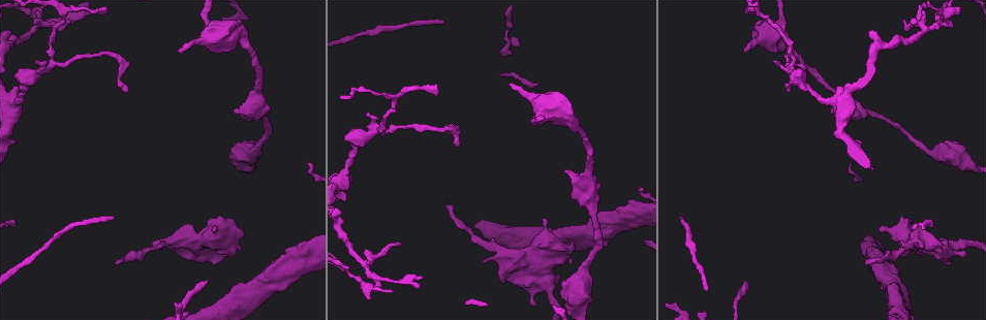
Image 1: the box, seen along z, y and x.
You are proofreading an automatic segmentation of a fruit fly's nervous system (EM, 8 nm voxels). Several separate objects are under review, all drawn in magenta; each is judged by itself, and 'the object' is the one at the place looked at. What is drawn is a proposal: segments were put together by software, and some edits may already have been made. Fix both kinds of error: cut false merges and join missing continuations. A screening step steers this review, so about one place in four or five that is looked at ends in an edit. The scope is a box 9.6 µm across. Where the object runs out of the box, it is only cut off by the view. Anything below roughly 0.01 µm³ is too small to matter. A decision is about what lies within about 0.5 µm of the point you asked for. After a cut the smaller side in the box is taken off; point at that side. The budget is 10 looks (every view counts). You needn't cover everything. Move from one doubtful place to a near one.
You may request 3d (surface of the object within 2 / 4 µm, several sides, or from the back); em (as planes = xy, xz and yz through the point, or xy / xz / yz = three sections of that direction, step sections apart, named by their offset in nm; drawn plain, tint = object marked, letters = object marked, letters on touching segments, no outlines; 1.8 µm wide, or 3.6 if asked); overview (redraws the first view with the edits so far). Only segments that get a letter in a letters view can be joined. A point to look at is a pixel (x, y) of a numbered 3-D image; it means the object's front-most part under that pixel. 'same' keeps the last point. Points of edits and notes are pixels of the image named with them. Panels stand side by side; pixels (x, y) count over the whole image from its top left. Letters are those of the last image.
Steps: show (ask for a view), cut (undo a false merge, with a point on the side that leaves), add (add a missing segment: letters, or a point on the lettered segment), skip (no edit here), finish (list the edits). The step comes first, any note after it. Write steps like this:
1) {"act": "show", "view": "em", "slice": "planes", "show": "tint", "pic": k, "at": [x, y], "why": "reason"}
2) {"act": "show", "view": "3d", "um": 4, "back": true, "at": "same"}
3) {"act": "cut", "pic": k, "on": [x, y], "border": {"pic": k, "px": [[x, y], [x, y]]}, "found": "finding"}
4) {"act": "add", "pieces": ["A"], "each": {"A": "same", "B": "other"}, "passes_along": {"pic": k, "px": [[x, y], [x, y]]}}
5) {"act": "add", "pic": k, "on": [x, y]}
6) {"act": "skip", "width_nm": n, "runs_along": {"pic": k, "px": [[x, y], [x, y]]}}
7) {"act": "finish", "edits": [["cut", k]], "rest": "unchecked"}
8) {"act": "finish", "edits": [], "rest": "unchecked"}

{"act": "show", "view": "em", "um": 3.6, "slice": "yz", "step": 16, "show": "tint", "pic": 1, "at": [383, 133], "why": "two arms in line, one across"}

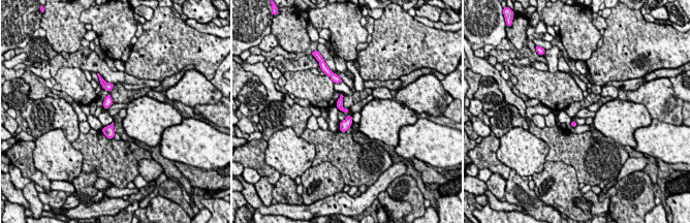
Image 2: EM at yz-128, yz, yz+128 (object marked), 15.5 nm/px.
{"act": "show", "view": "em", "um": 3.6, "slice": "planes", "show": "letters", "at": "same"}

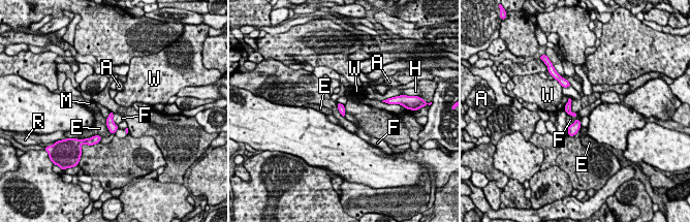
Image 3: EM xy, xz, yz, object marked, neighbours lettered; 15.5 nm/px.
{"act": "skip", "width_nm": 120, "each": {"A": "other", "E": "other", "F": "other", "H": "other", "M": "other", "R": "other", "W": "other"}, "runs_along": {"pic": 3, "px": [[568, 105], [576, 119], [571, 133]]}, "found": "one neuron here"}

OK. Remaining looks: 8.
{"act": "show", "view": "3d", "um": 4, "pic": 1, "at": [376, 281], "why": "looks like a crossing"}

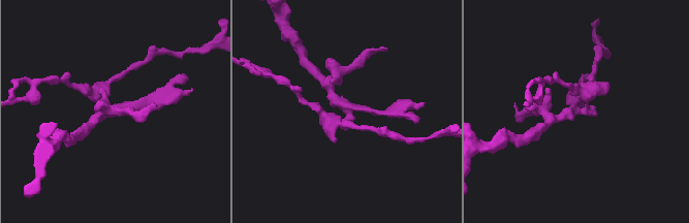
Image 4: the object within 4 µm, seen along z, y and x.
{"act": "show", "view": "em", "slice": "planes", "show": "letters", "pic": 4, "at": [347, 110]}

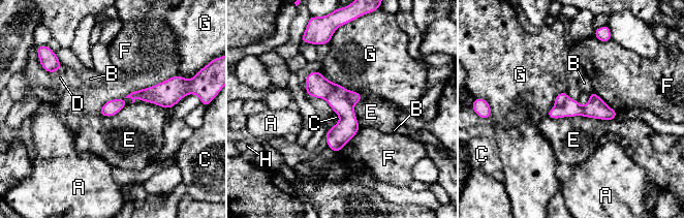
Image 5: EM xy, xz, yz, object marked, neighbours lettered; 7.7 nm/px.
{"act": "cut", "pic": 5, "on": [338, 100], "longest_contact_nm": ["E", 550], "each": {"A": "other", "B": "other", "C": "other", "D": "other", "E": "other", "F": "other", "G": "other", "H": "other"}, "border": {"pic": 5, "px": [[330, 81], [333, 91], [324, 98]]}, "found": "two neurons meet here"}

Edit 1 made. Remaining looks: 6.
{"act": "show", "view": "overview", "why": "see it whole again"}

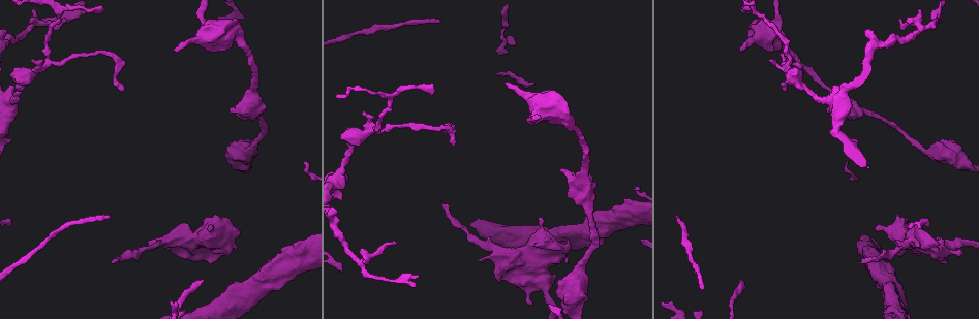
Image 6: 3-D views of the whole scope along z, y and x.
{"act": "show", "view": "em", "slice": "planes", "show": "plain", "pic": 6, "at": [862, 260], "why": "thin end"}

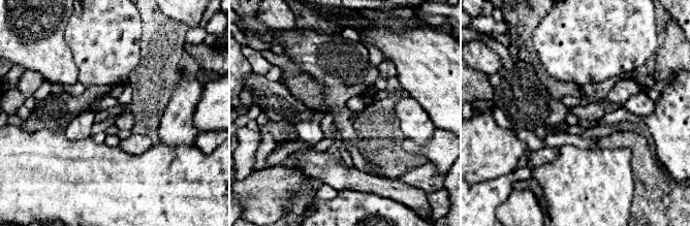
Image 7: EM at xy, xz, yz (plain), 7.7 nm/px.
{"act": "show", "view": "em", "slice": "planes", "show": "letters", "at": "same", "why": "what lies round it"}

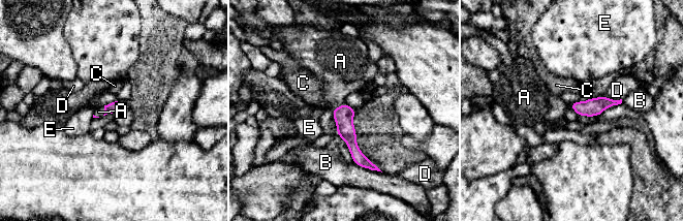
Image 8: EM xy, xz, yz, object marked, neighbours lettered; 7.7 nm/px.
{"act": "add", "pic": 8, "on": [341, 74], "each": {"A": "same", "B": "other", "C": "other", "D": "other", "E": "other"}, "passes_along": {"pic": 8, "px": [[343, 116], [338, 106], [341, 74]]}, "found": "it goes on there"}

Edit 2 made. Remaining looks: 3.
{"act": "show", "view": "3d", "um": 2, "pic": 6, "at": [175, 49], "why": "an open end"}

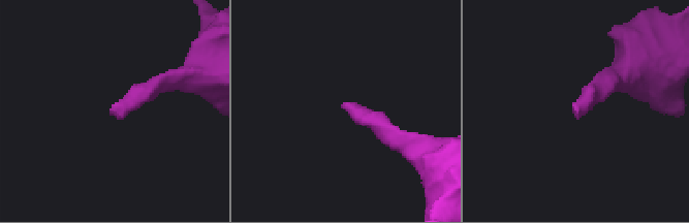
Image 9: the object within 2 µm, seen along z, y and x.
{"act": "show", "view": "em", "slice": "xy", "step": 4, "show": "tint", "pic": 9, "at": [577, 115]}

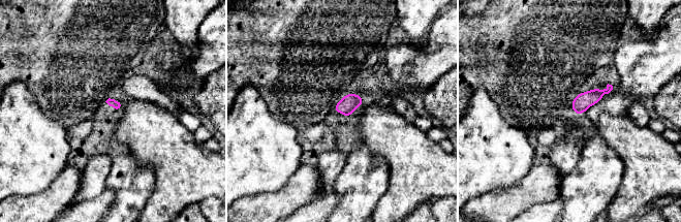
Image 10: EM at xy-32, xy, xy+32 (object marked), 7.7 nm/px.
{"act": "show", "view": "em", "slice": "planes", "show": "letters", "at": "same", "why": "another direction"}

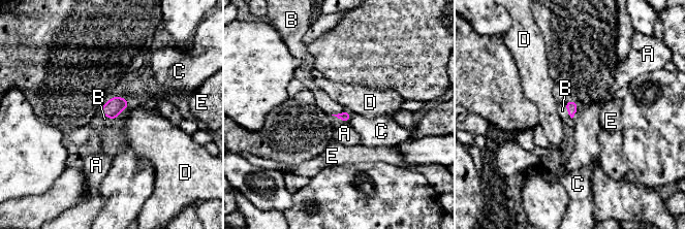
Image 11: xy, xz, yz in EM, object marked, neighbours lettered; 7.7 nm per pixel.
{"act": "add", "pic": 11, "on": [562, 110], "each": {"A": "other", "B": "same", "C": "other", "D": "other", "E": "other"}, "passes_along": {"pic": 11, "px": [[571, 106], [567, 110], [562, 110]]}, "found": "it goes on there"}

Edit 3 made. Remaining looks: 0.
{"act": "finish", "edits": [["cut", 5], ["add", 8], ["add", 11]], "rest": "unchecked"}

